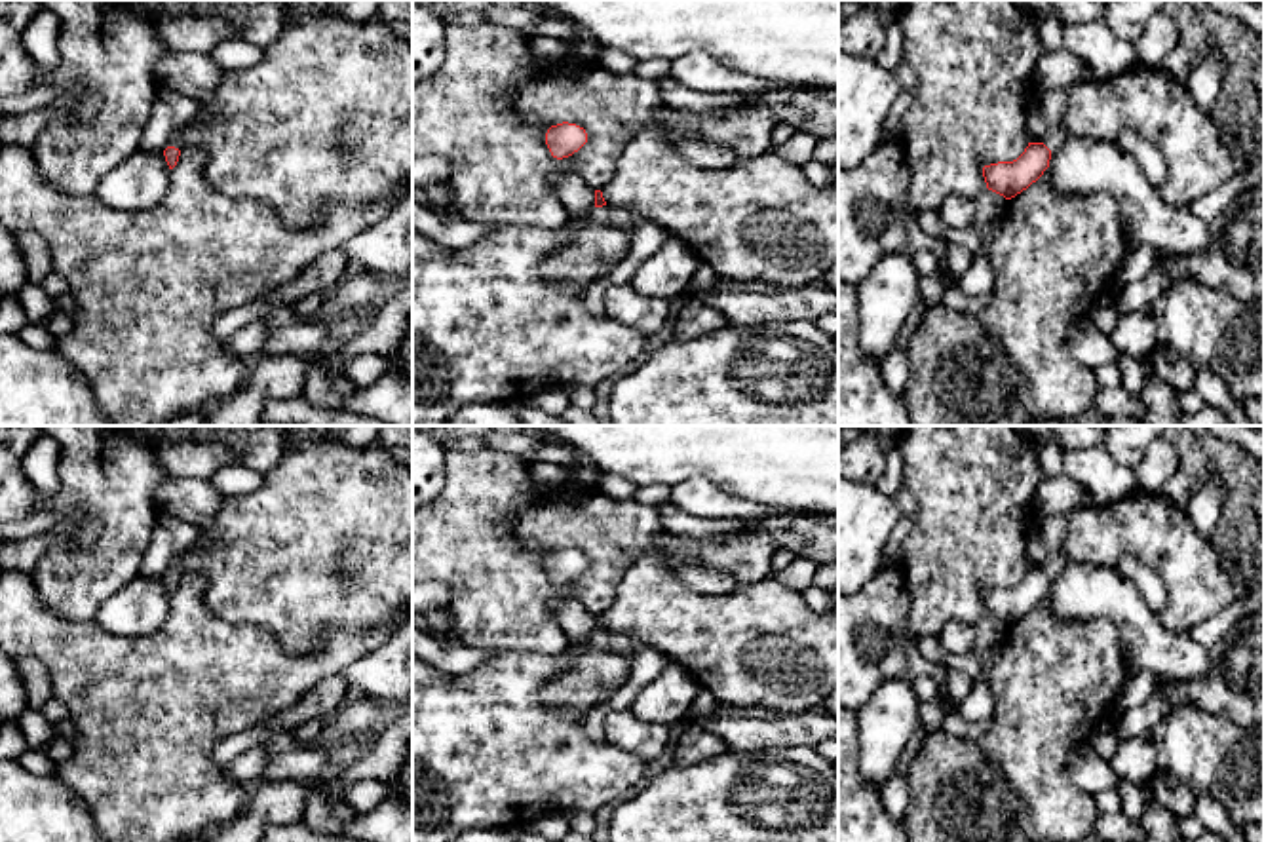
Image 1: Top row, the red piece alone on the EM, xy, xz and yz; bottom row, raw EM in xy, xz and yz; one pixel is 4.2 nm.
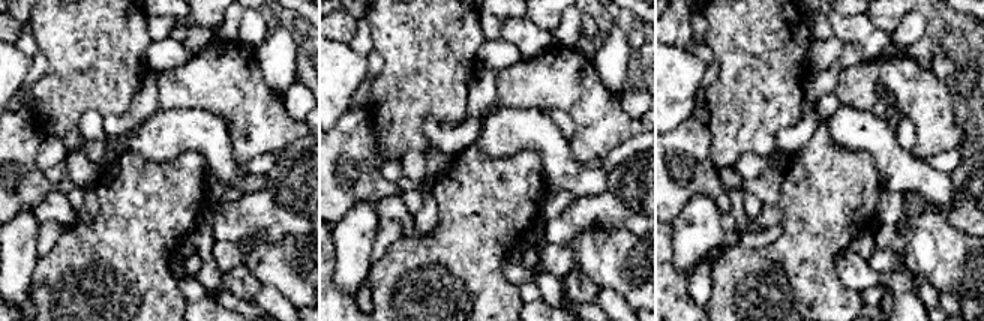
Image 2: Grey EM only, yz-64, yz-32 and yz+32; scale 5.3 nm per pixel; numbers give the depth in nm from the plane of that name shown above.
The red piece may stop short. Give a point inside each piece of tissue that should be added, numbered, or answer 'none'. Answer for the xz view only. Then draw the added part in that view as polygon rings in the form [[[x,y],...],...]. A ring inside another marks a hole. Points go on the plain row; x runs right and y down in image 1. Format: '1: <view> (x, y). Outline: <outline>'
1: xz (647, 664). Outline: [[[610,631],[593,633],[589,642],[597,650],[622,656],[612,648],[610,635]],[[642,644],[637,652],[622,658],[625,658],[629,663],[629,680],[606,703],[597,705],[585,717],[585,734],[593,741],[604,739],[604,718],[612,711],[629,709],[637,694],[652,680],[656,680],[671,661],[665,654],[646,644]]]

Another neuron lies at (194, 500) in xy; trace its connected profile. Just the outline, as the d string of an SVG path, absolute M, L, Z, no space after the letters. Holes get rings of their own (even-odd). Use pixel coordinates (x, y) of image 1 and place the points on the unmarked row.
M179 475L162 483L156 492L156 507L160 515L171 515L207 528L215 523L224 498L211 479Z

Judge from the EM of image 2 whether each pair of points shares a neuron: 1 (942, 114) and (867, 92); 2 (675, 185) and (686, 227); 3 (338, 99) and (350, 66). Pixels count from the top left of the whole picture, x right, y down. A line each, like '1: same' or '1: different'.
1: same
2: different
3: same

